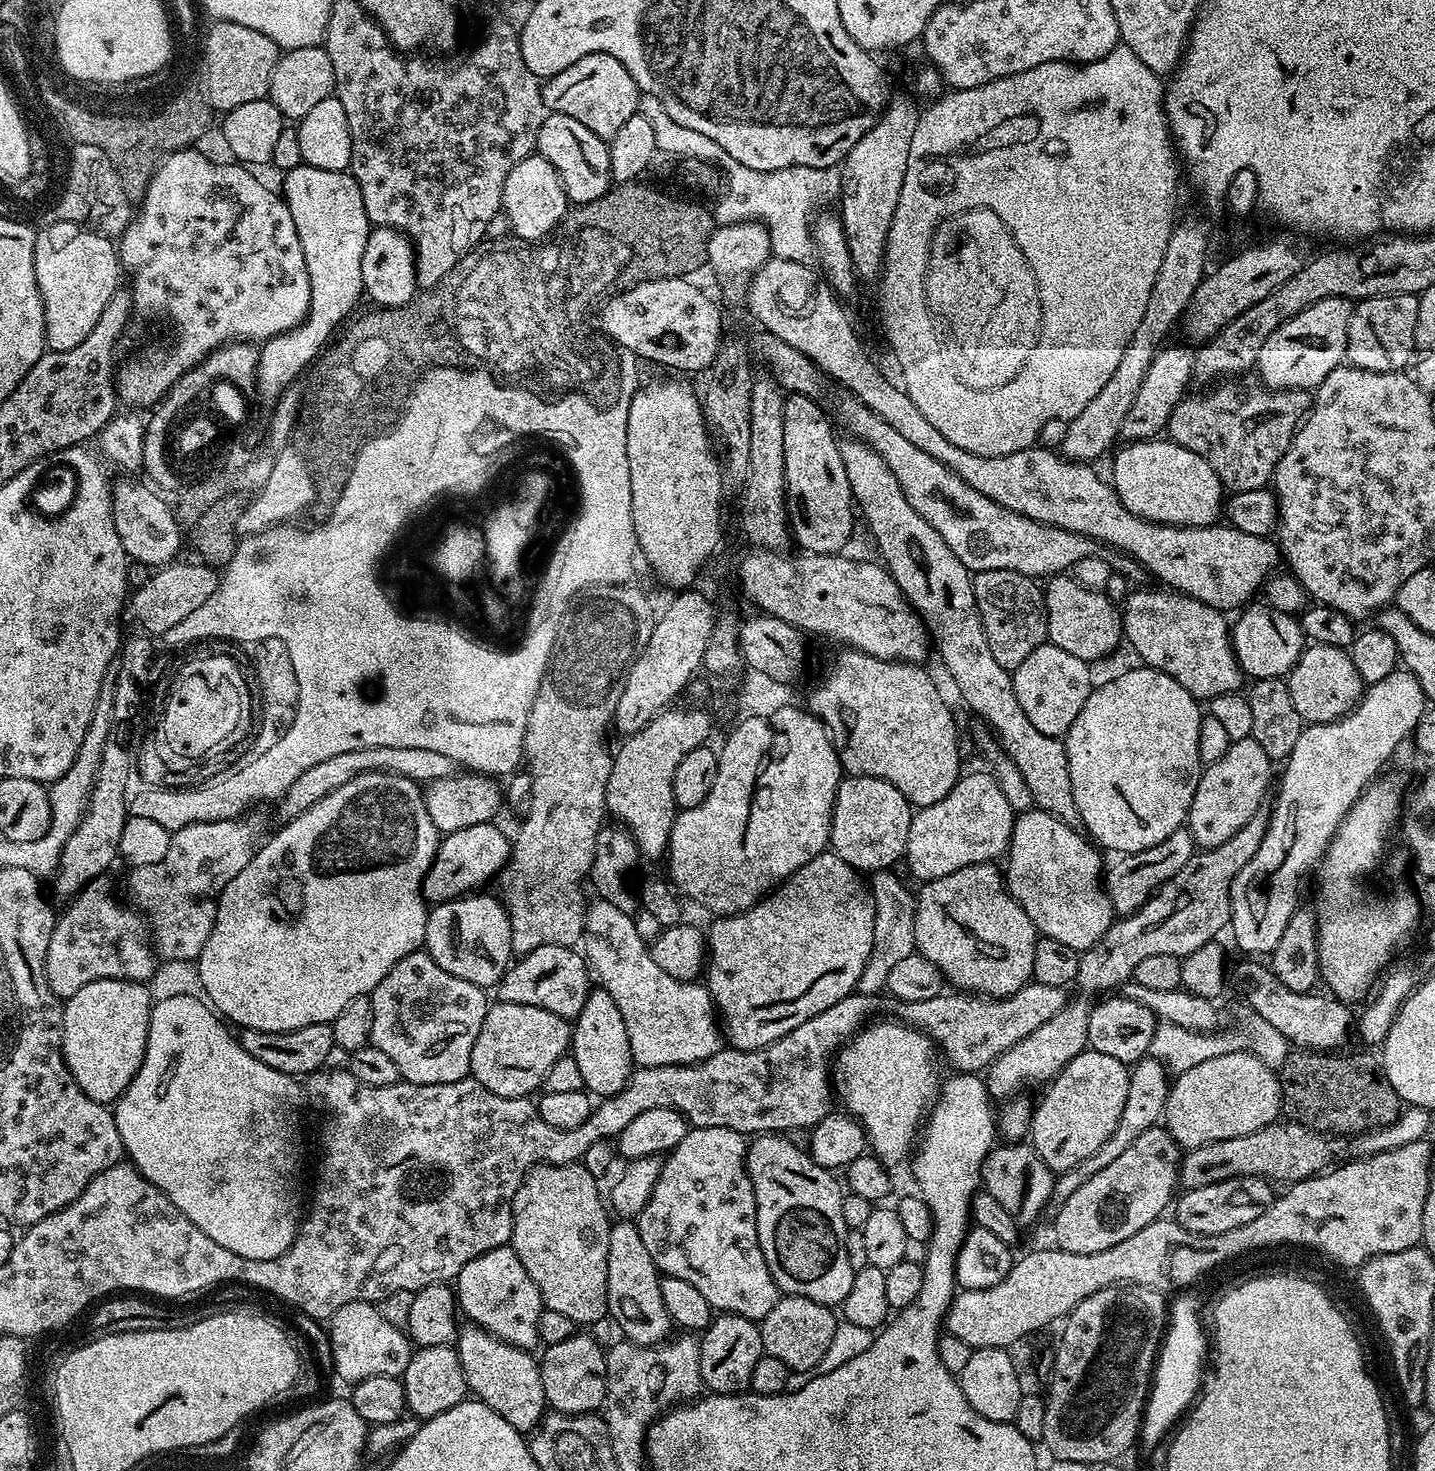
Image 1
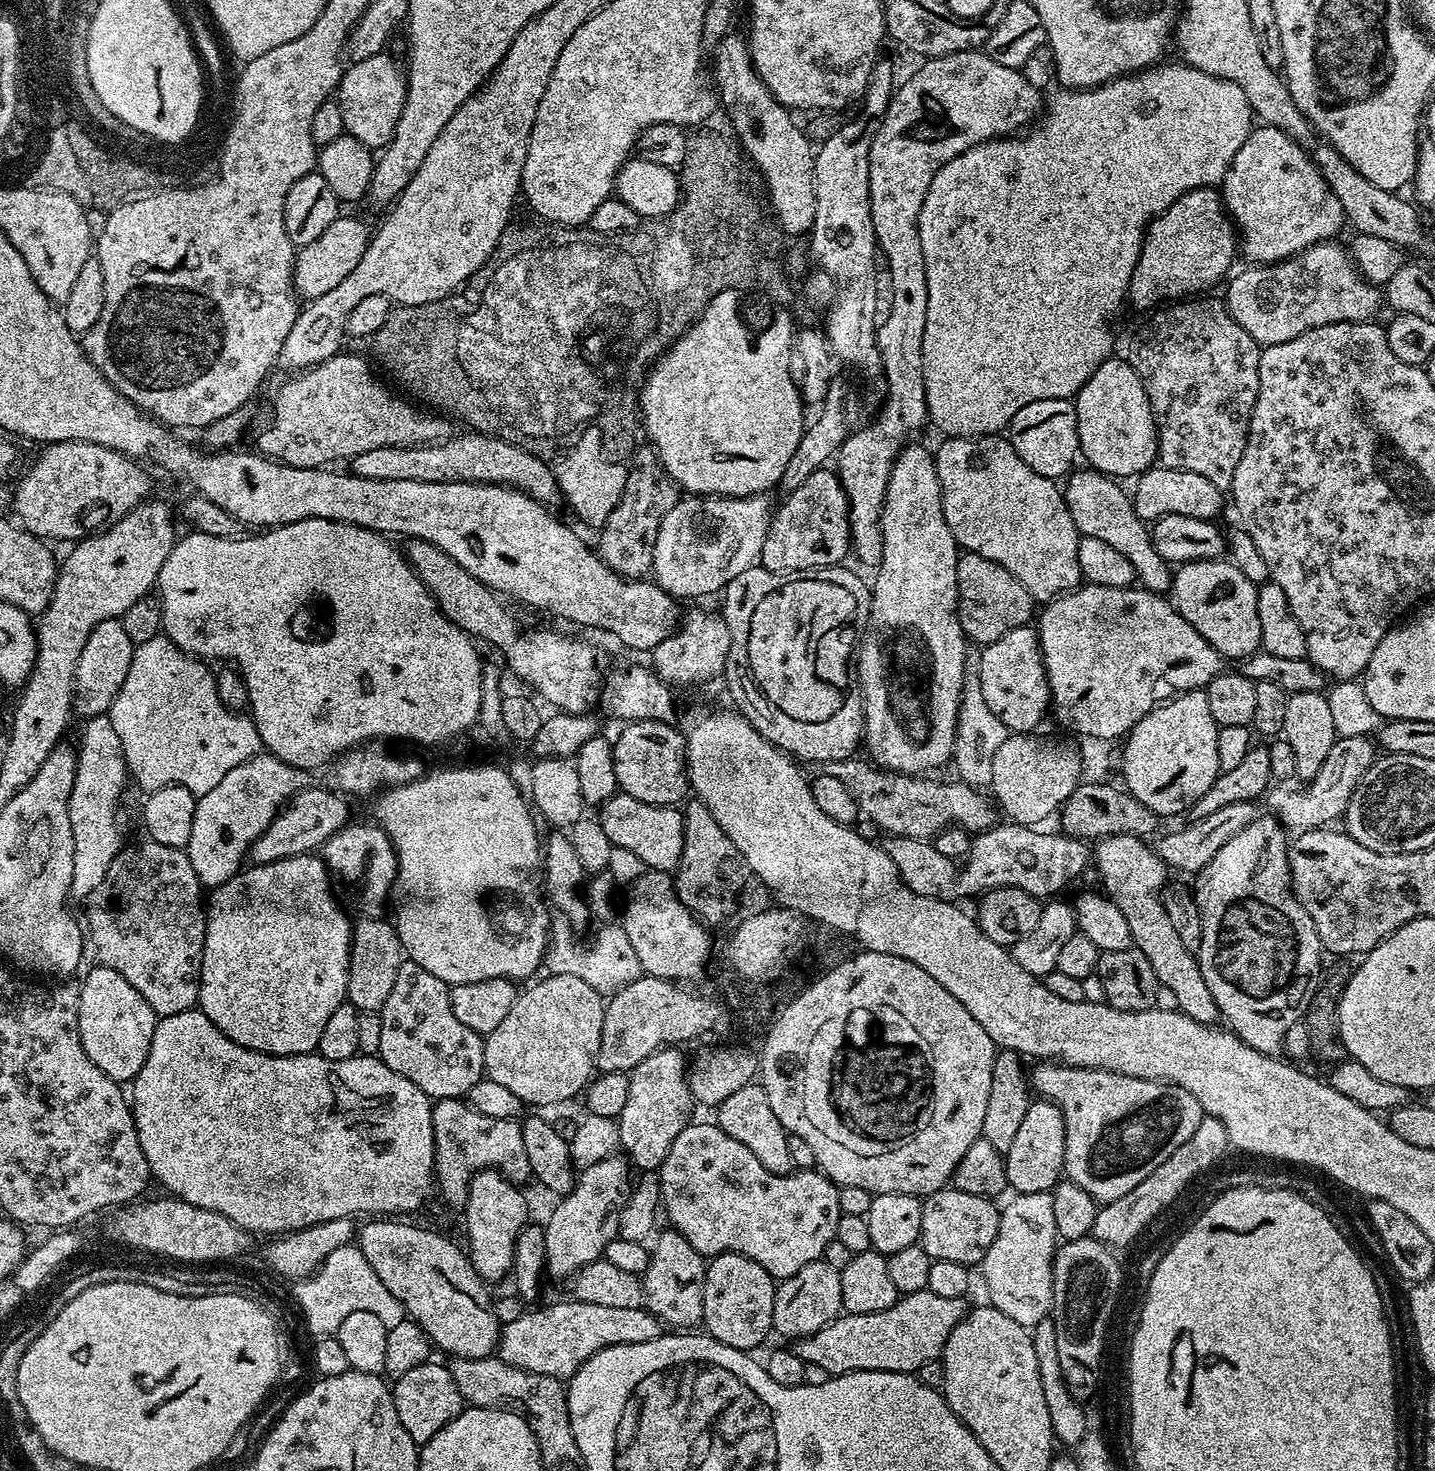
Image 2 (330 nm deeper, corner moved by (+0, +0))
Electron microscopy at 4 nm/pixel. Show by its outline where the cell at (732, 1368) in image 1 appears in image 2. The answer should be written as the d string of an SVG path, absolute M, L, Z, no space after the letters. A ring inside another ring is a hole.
M723 1252L720 1256L713 1256L707 1261L704 1269L704 1319L702 1321L707 1335L713 1336L718 1342L726 1346L734 1346L740 1352L756 1350L767 1336L773 1335L772 1319L774 1318L774 1294L777 1281L772 1279L758 1262L746 1258L742 1254Z

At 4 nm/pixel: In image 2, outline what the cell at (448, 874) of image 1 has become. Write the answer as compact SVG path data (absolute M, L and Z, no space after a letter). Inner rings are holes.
M350 822L341 832L334 834L324 843L322 859L328 865L331 879L340 880L340 888L348 899L347 907L353 913L360 912L356 914L364 918L380 918L385 915L384 900L386 904L386 897L391 893L392 885L396 882L396 852L392 848L390 838L379 826L372 822L369 824Z

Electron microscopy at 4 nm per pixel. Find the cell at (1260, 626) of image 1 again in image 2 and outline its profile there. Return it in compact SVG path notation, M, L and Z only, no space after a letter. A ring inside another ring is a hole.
M1227 558L1219 560L1192 560L1189 564L1179 565L1173 571L1170 599L1176 605L1178 614L1182 614L1182 618L1186 618L1186 622L1190 622L1190 626L1194 626L1194 630L1198 630L1198 634L1202 634L1202 638L1206 638L1206 642L1210 642L1210 646L1214 646L1214 650L1218 650L1218 654L1223 656L1225 661L1232 662L1232 660L1236 660L1236 662L1243 662L1248 656L1261 651L1262 625L1258 623L1258 594L1256 590L1257 585L1252 584L1250 578L1246 578L1246 574L1242 574L1242 570L1238 570L1238 566L1234 566Z

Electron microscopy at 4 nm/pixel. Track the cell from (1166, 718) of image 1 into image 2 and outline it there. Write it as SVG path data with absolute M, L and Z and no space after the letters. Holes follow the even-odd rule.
M1203 690L1181 692L1171 700L1165 700L1159 708L1152 709L1132 727L1124 744L1124 781L1126 791L1138 798L1142 806L1154 810L1157 818L1187 813L1193 804L1210 790L1210 786L1220 775L1218 766L1218 726L1214 714L1210 714L1210 702L1206 702Z

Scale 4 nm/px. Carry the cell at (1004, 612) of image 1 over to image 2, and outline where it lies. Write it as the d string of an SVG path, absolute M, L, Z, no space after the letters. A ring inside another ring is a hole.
M964 552L958 566L958 611L960 625L965 637L973 645L983 646L1002 638L1002 634L1010 634L1010 630L1018 630L1033 619L1034 601L1031 594L998 562L990 562L990 558L982 558L973 552Z

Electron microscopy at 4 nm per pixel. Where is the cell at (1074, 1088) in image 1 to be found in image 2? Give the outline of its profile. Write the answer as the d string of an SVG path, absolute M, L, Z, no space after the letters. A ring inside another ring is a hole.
M1047 1098L1029 1103L1026 1118L1018 1125L1018 1134L1010 1142L1010 1150L1004 1156L1008 1188L1016 1194L1051 1192L1064 1176L1064 1143L1066 1130L1060 1107Z

